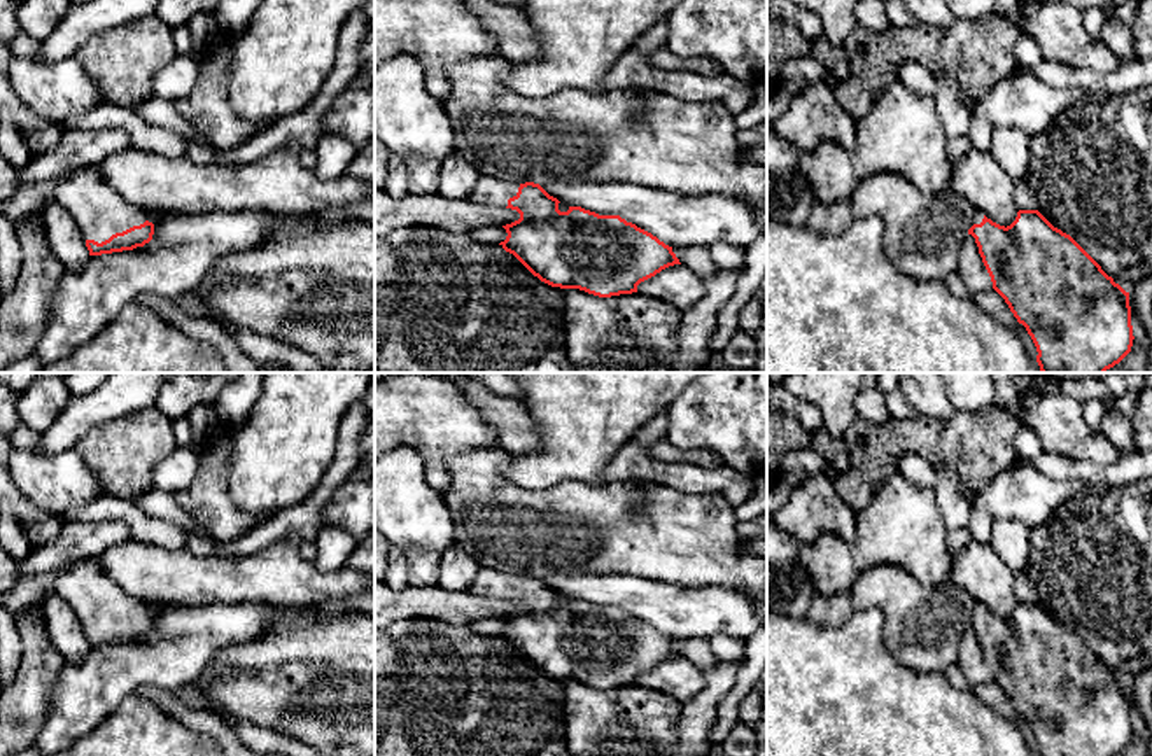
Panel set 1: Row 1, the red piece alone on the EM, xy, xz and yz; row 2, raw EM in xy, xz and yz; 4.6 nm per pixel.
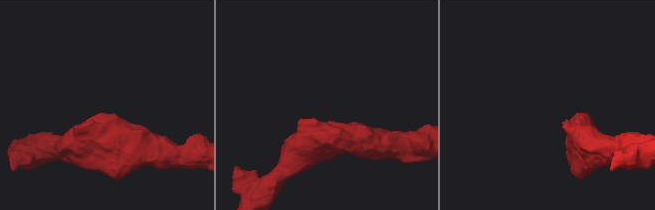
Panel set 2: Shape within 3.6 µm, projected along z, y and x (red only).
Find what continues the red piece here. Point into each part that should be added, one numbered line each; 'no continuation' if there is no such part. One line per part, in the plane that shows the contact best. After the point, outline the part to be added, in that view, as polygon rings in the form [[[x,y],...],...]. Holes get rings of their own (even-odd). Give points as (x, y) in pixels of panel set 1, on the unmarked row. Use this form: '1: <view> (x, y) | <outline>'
1: xy (98, 604) | [[[93,558],[60,567],[54,593],[74,609],[84,632],[98,635],[147,612],[142,602],[112,584]]]

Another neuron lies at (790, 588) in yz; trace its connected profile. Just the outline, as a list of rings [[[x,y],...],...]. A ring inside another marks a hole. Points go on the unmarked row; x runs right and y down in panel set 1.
[[[767,523],[767,609],[793,618],[807,616],[816,593],[798,550],[791,532]]]

